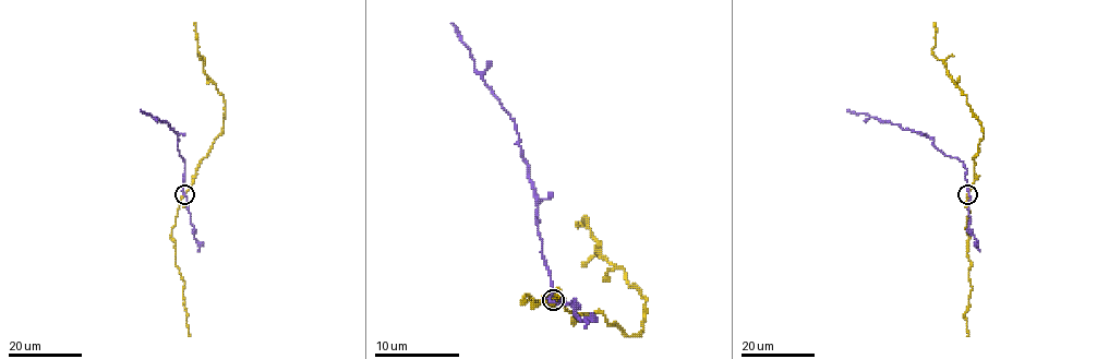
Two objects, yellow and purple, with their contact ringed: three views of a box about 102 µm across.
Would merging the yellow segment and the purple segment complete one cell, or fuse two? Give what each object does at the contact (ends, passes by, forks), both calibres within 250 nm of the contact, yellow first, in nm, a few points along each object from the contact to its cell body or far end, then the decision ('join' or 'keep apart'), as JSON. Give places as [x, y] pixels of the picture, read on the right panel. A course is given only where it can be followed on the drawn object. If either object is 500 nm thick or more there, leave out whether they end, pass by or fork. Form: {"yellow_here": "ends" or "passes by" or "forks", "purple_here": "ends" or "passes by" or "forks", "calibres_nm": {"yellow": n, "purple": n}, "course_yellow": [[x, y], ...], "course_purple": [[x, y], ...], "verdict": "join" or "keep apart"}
{"yellow_here": "passes by", "purple_here": "passes by", "calibres_nm": {"yellow": 180, "purple": 180}, "course_yellow": [[968, 193], [975, 177], [974, 157], [984, 136], [967, 97], [932, 51], [935, 22]], "course_purple": [[968, 193], [963, 164], [938, 150], [930, 138], [847, 110]], "verdict": "join"}

